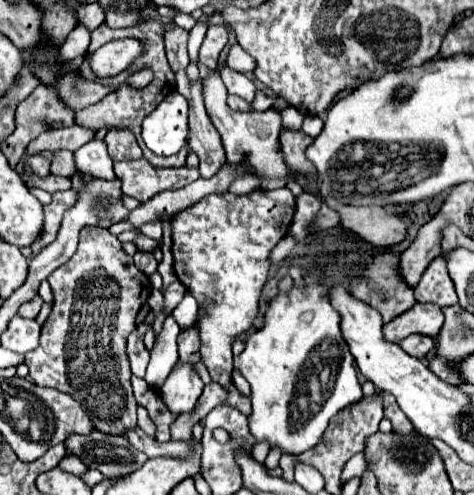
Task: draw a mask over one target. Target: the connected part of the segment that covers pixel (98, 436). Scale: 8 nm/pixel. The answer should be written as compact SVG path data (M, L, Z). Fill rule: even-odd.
M99 430L89 436L73 434L67 438L65 446L89 468L97 468L105 478L127 476L147 460L147 456L135 450L125 436L111 436Z

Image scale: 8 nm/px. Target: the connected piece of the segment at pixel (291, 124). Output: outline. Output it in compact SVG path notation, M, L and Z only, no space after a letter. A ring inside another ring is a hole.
M289 106L289 108L285 108L285 110L281 112L281 118L283 118L283 128L299 130L301 124L303 124L303 118L305 118L305 116L303 116L299 110L295 110L293 106Z

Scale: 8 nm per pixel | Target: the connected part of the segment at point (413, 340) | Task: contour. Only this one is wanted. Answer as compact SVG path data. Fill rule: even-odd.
M415 334L415 336L403 338L403 340L399 342L399 346L401 346L407 354L411 354L411 356L423 360L423 358L427 356L427 352L431 350L433 340L431 340L429 336L419 336L419 334Z

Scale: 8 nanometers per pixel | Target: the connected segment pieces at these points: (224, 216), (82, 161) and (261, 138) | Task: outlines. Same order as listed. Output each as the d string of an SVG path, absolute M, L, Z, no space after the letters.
M255 190L245 195L234 195L226 192L221 195L212 194L209 198L199 200L189 210L179 212L173 218L173 268L177 278L187 286L191 296L197 300L197 330L201 338L199 354L213 382L221 382L229 386L231 370L233 370L233 352L231 344L235 336L249 330L257 316L257 300L267 282L269 274L269 254L275 244L289 232L291 220L295 214L295 196L287 190Z
M91 140L75 152L75 164L79 172L89 172L99 178L113 178L113 160L107 154L103 140Z
M209 72L209 78L203 80L203 98L205 98L205 108L207 114L217 128L227 162L231 166L245 164L247 170L253 170L255 174L263 178L291 178L295 180L295 170L285 164L281 144L279 144L279 132L281 132L281 118L277 108L269 108L265 112L233 112L227 106L227 92L223 90L223 80L217 72Z

